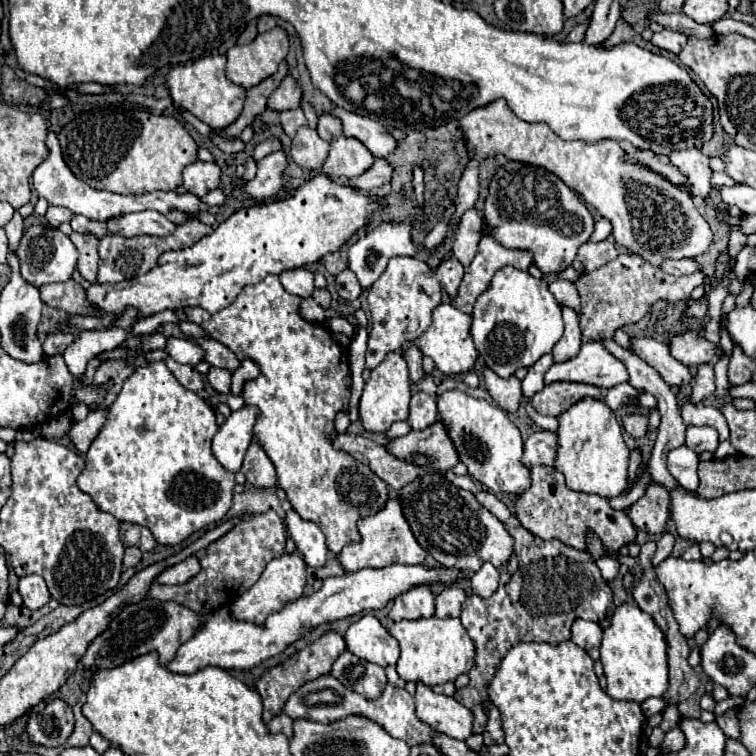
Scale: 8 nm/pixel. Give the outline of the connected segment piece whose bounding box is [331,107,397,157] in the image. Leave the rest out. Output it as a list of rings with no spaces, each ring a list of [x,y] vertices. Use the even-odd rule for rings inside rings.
[[[335,107],[331,115],[337,115],[343,121],[345,135],[359,139],[375,157],[387,157],[397,149],[395,137],[381,123],[369,117],[361,117],[357,113],[345,111],[341,107]]]

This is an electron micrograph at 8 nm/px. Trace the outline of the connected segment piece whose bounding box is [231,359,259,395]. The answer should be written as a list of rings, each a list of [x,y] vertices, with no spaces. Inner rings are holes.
[[[251,359],[241,361],[241,365],[231,373],[231,393],[239,395],[243,383],[249,379],[255,379],[257,375],[259,375],[259,367]]]

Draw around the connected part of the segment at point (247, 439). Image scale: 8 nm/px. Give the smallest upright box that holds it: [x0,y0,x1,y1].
[211,407,257,473]

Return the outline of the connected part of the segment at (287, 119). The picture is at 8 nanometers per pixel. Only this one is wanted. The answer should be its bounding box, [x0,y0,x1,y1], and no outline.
[281,107,307,137]

